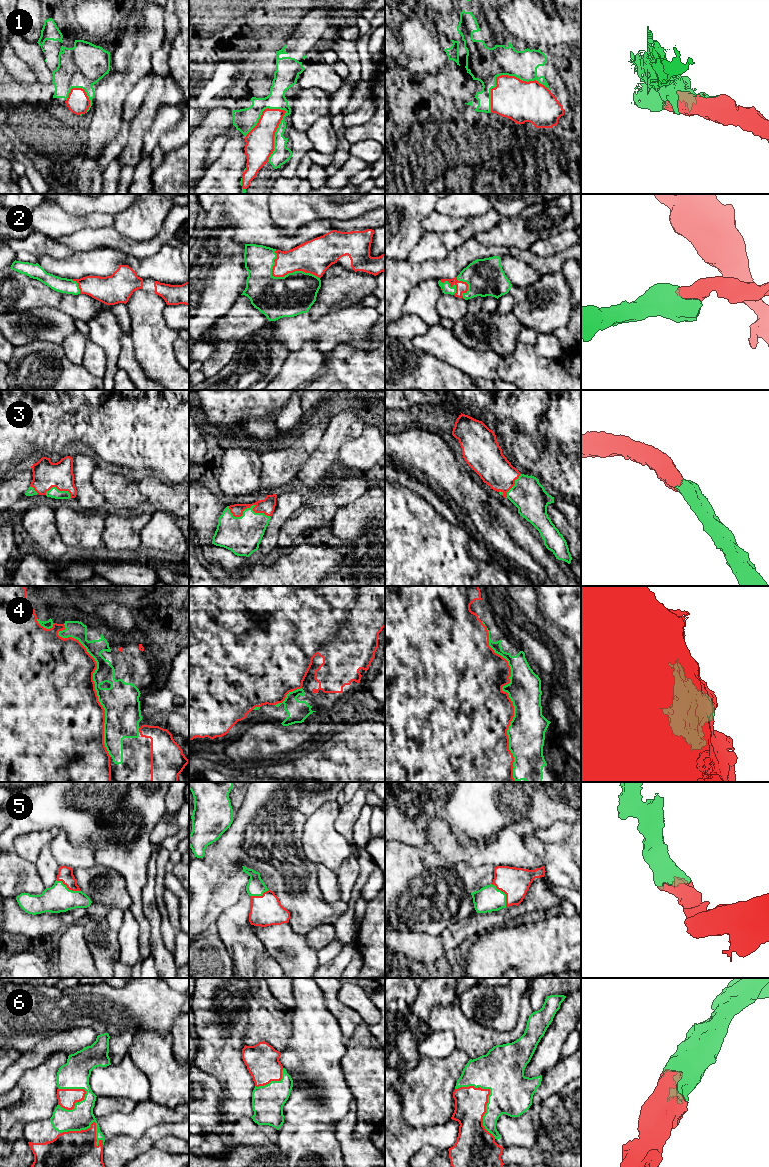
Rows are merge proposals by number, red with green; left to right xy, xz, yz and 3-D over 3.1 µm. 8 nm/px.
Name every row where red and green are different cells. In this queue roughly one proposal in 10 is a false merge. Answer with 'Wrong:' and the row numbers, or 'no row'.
Wrong: no row

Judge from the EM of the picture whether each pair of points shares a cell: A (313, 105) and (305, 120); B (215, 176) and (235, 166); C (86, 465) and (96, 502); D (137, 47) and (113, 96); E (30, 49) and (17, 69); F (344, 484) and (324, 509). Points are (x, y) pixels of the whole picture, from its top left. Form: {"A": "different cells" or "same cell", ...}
{"A": "same cell", "B": "same cell", "C": "same cell", "D": "same cell", "E": "different cells", "F": "same cell"}

